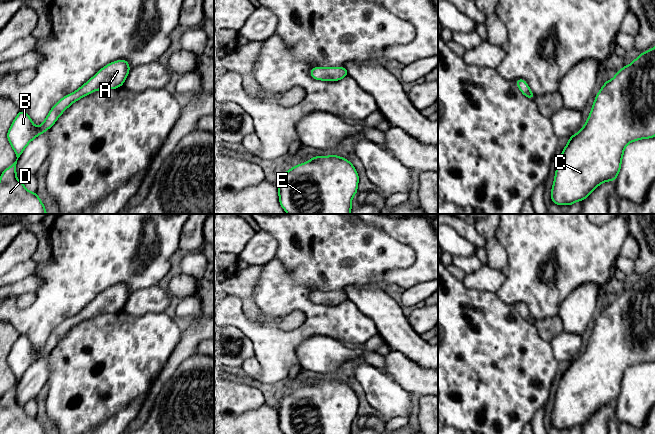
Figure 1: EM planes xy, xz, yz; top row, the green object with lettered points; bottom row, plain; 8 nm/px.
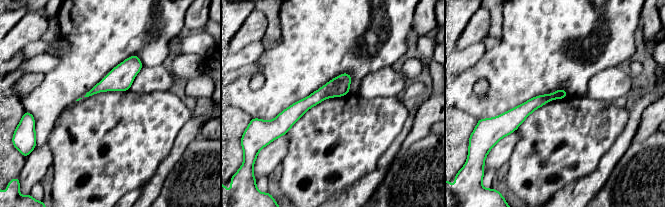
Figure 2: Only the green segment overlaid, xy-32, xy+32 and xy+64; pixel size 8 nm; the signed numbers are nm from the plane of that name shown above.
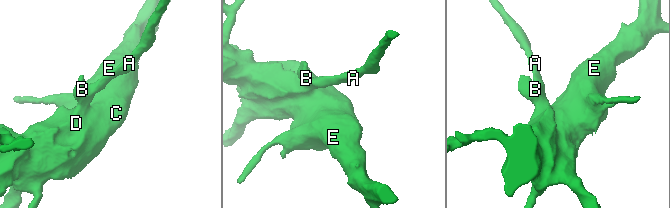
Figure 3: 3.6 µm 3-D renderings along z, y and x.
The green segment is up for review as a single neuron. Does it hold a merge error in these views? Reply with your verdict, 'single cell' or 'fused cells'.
single cell

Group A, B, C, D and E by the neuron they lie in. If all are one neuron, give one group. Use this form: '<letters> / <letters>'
A B C D E

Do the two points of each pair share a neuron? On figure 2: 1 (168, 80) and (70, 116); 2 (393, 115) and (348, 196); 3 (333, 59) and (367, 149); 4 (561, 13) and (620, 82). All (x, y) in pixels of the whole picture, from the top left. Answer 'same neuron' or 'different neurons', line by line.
1: different neurons
2: different neurons
3: different neurons
4: different neurons

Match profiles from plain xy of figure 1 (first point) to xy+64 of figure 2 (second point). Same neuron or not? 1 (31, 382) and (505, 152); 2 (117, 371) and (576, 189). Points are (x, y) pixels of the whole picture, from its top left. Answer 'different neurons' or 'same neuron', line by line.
1: same neuron
2: different neurons

